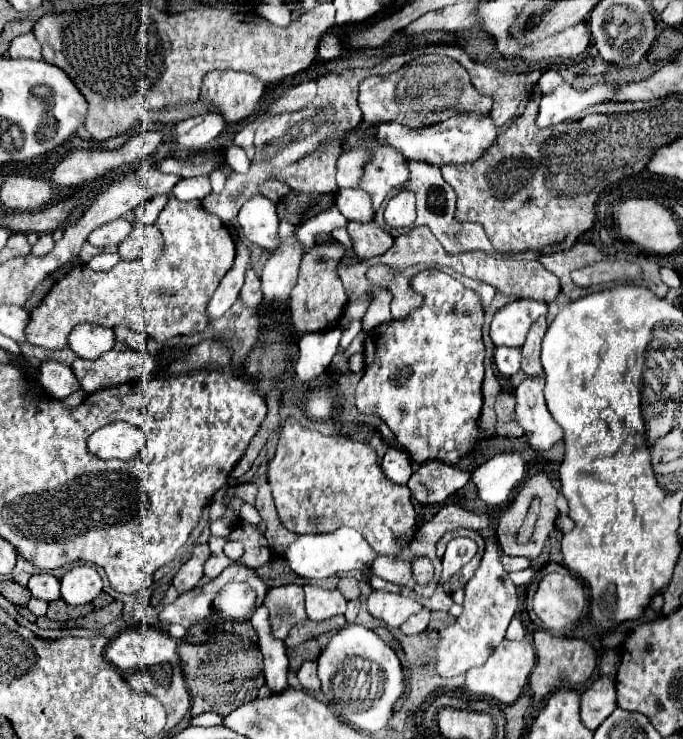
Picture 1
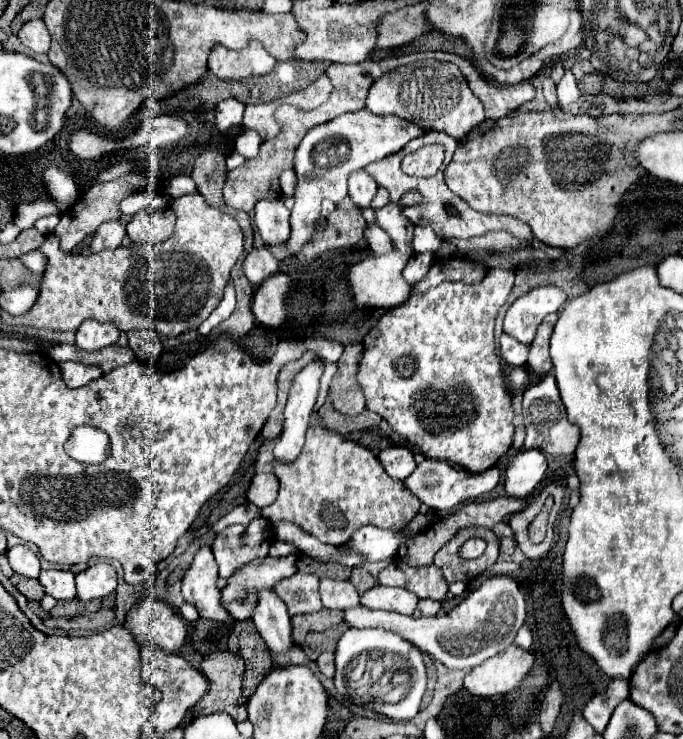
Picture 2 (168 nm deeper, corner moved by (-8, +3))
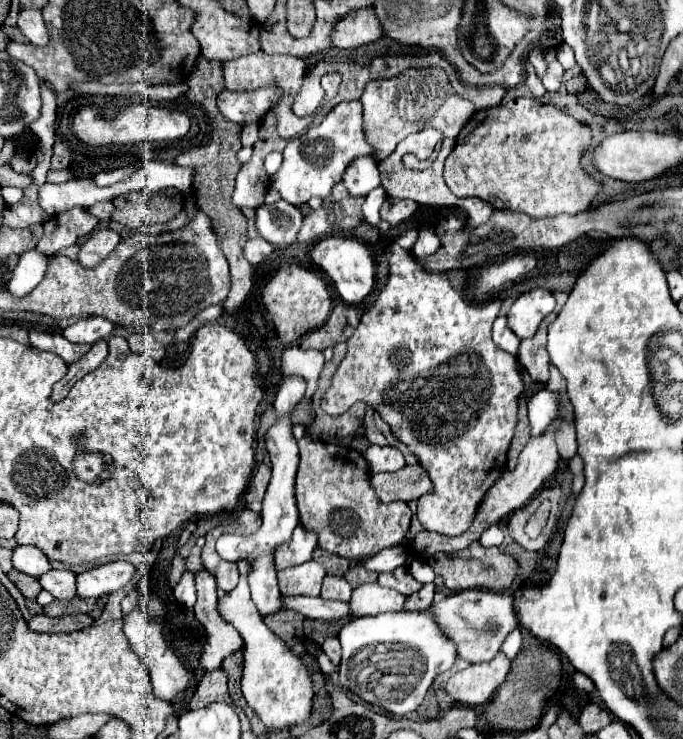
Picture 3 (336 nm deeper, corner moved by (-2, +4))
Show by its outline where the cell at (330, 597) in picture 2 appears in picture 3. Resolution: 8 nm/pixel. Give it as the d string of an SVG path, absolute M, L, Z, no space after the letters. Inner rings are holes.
M326 575L322 583L320 597L322 599L338 599L338 601L348 601L352 595L352 587L344 577L330 577Z

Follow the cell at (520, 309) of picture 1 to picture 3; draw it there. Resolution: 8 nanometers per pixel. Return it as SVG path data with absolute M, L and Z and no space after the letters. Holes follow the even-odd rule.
M536 287L532 291L522 293L508 311L508 327L520 337L532 337L540 325L540 321L554 311L556 299L548 289Z

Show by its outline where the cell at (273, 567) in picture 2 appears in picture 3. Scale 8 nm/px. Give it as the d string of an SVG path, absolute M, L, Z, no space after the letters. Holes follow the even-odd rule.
M296 527L292 539L288 543L276 547L276 551L274 551L276 571L296 567L296 565L302 565L302 563L310 561L316 543L318 543L316 533L310 533L302 527Z

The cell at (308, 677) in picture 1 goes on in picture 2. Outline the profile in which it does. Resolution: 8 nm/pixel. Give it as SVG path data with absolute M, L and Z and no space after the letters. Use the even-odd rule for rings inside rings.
M322 652L316 662L318 662L318 668L322 670L322 674L326 678L334 676L334 670L336 670L336 666L334 666L334 652Z

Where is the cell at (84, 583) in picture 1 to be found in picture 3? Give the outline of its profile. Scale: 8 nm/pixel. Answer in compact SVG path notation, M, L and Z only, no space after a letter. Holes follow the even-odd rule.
M114 561L98 565L78 575L76 591L78 597L102 597L122 589L134 575L134 567L128 561Z

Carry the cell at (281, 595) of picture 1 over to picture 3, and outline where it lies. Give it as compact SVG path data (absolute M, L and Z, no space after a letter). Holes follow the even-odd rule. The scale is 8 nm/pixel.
M314 561L278 573L278 587L284 597L318 597L326 569Z

